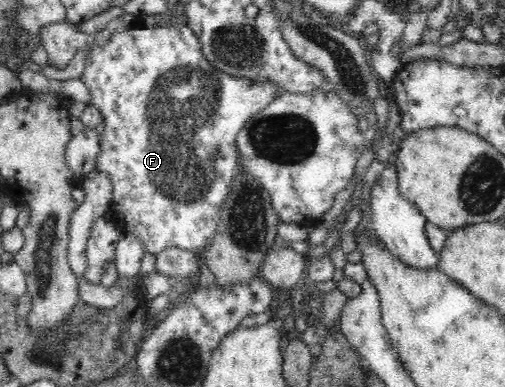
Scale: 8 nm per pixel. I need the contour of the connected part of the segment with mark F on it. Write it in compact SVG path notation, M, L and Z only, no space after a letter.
M171 18L171 26L163 28L159 26L151 29L142 25L140 21L135 21L126 30L116 33L107 41L103 48L94 47L88 56L86 70L81 79L85 83L91 95L91 104L101 113L103 119L103 132L99 134L99 152L95 158L95 171L103 173L111 181L111 202L109 211L111 222L121 233L132 234L136 240L141 242L145 253L157 254L167 247L182 248L191 251L202 257L205 250L209 250L209 244L213 244L213 236L217 234L219 220L221 220L221 208L225 200L229 198L235 176L238 174L238 148L236 147L236 134L246 125L246 122L257 112L261 112L267 104L273 102L273 98L279 92L280 88L271 83L257 83L235 79L222 71L209 65L209 60L203 57L201 42L193 35L193 31L187 25L177 24L176 19Z

